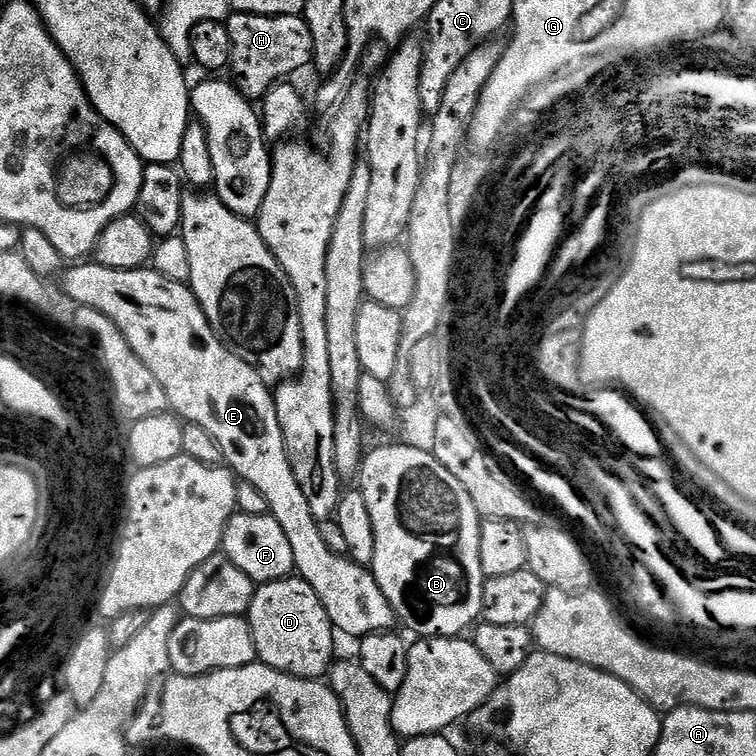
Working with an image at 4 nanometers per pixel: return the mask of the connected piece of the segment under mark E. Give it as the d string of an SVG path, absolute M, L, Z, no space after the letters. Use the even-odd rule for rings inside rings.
M88 262L73 263L69 267L72 269L68 268L63 273L65 276L62 287L65 294L71 298L73 305L93 308L112 320L130 344L130 349L134 350L134 354L145 363L146 369L152 371L161 384L162 390L168 395L171 411L181 421L197 424L208 432L220 447L223 463L231 468L243 483L254 486L260 491L262 498L266 498L267 515L273 516L278 526L282 526L286 539L290 541L290 550L294 550L296 572L300 579L308 583L310 590L318 594L322 606L326 606L326 614L333 629L340 634L345 632L348 636L356 636L355 638L384 634L395 629L392 627L397 627L396 615L386 594L382 594L376 575L347 555L332 552L330 546L322 542L322 534L318 534L318 521L313 516L310 502L306 502L306 494L302 494L302 486L298 486L298 478L294 478L294 470L288 461L282 426L278 426L273 389L255 368L238 358L214 334L202 306L187 283L166 278L148 266L114 270L110 266L95 262L84 263Z

